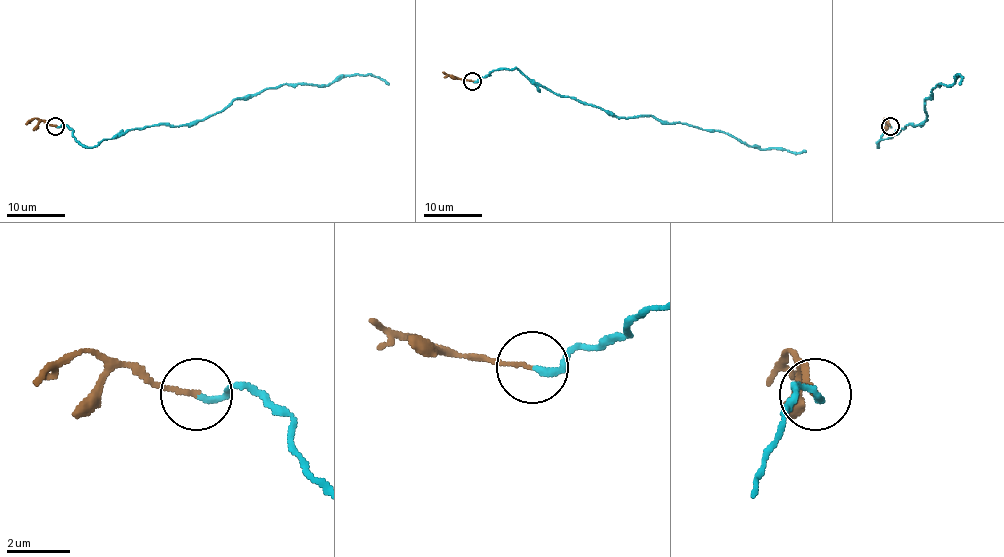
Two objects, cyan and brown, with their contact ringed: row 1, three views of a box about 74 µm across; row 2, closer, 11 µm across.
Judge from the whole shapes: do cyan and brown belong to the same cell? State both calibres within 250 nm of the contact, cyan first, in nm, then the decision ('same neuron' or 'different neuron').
calibres 200 and 130 nm; different neuron

